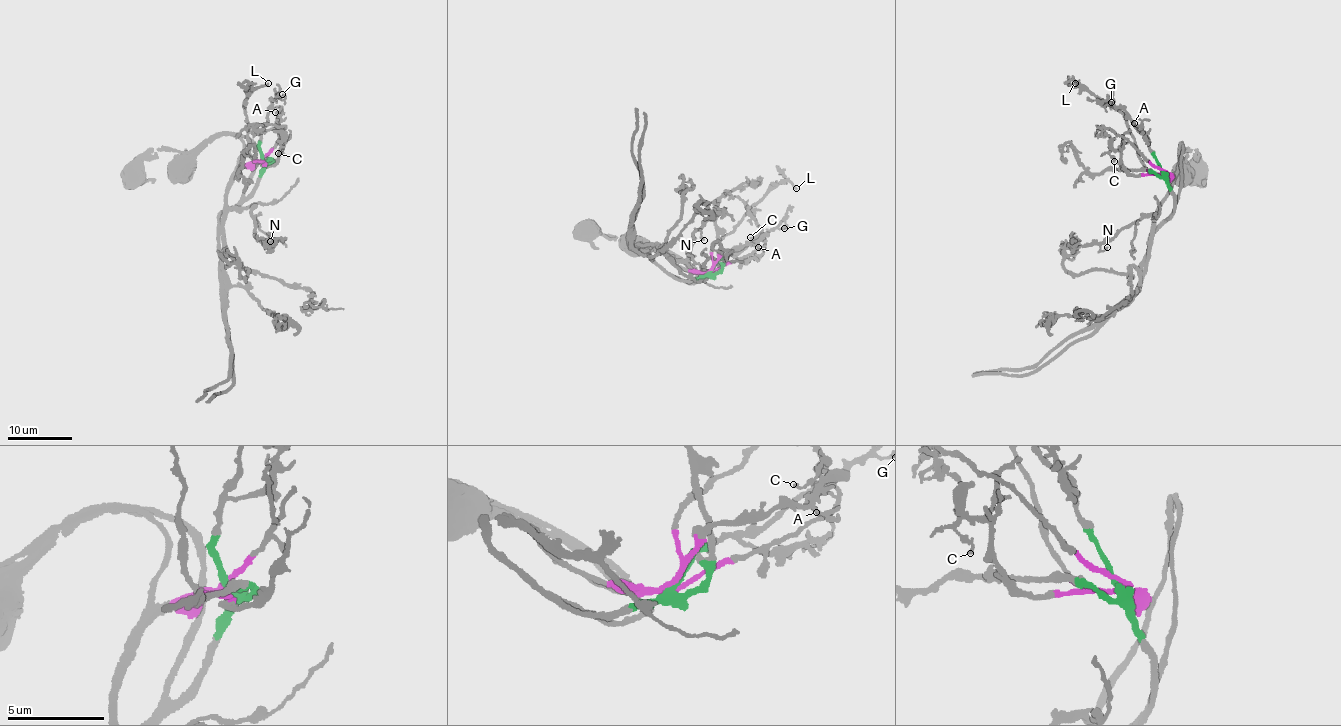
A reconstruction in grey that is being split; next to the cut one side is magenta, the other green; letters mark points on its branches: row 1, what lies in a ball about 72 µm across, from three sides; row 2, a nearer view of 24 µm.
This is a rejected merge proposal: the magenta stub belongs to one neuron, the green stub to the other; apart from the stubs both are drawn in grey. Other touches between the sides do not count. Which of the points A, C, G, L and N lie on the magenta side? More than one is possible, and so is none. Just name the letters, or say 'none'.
C, L, N

